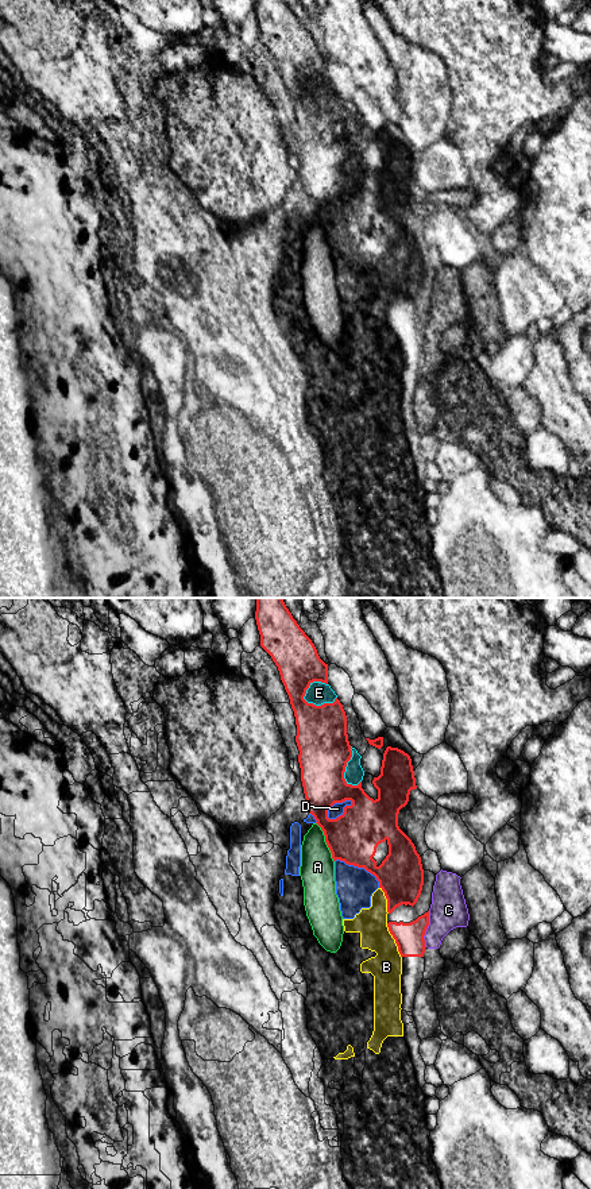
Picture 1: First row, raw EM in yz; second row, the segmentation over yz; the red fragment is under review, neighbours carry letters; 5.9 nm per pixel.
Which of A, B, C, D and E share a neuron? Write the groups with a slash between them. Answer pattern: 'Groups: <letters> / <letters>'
Groups: A B D E / C

